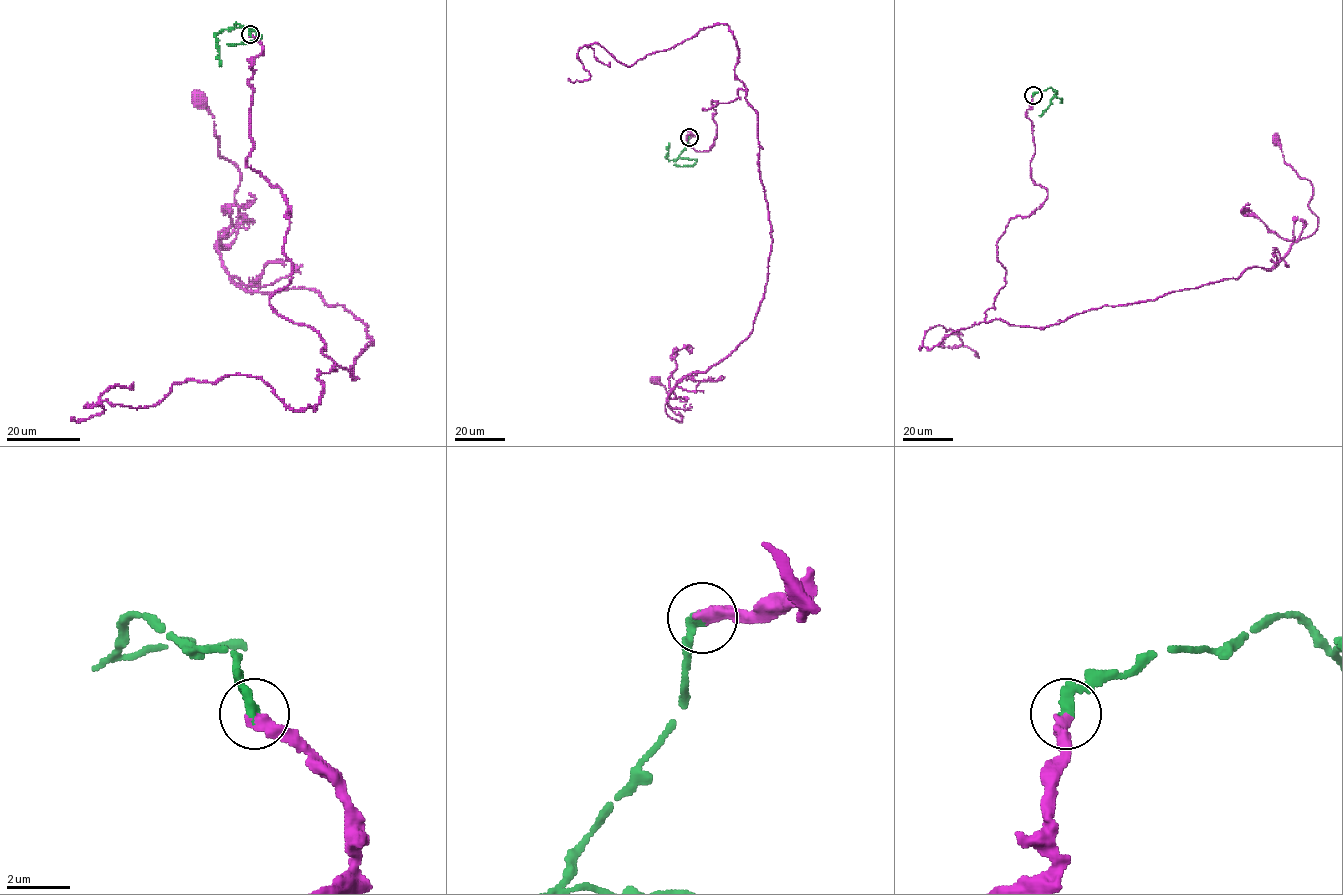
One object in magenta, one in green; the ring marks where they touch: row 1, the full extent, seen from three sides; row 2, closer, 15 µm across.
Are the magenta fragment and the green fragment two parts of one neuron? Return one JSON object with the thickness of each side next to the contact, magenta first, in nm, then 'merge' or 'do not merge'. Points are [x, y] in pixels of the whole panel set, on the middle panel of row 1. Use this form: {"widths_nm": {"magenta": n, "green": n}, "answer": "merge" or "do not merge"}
{"widths_nm": {"magenta": 400, "green": 400}, "answer": "merge"}

